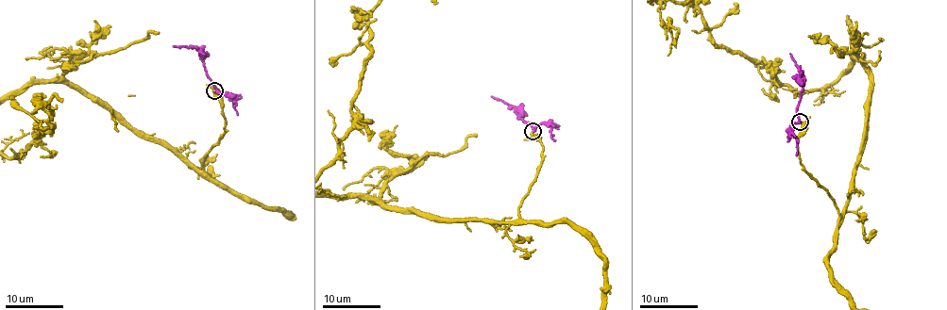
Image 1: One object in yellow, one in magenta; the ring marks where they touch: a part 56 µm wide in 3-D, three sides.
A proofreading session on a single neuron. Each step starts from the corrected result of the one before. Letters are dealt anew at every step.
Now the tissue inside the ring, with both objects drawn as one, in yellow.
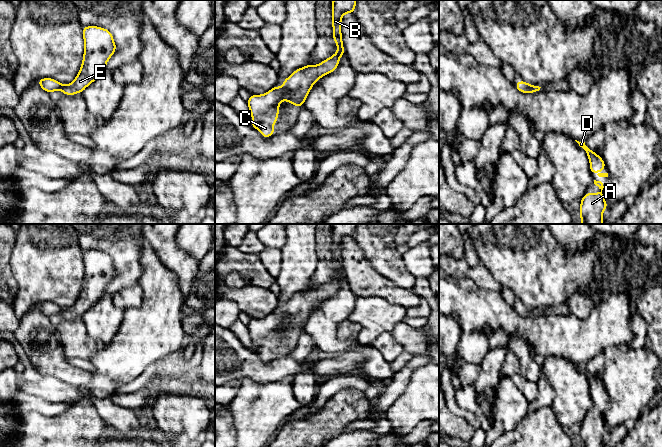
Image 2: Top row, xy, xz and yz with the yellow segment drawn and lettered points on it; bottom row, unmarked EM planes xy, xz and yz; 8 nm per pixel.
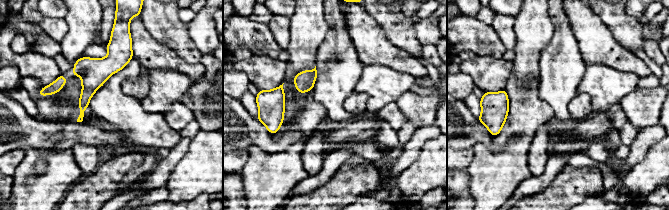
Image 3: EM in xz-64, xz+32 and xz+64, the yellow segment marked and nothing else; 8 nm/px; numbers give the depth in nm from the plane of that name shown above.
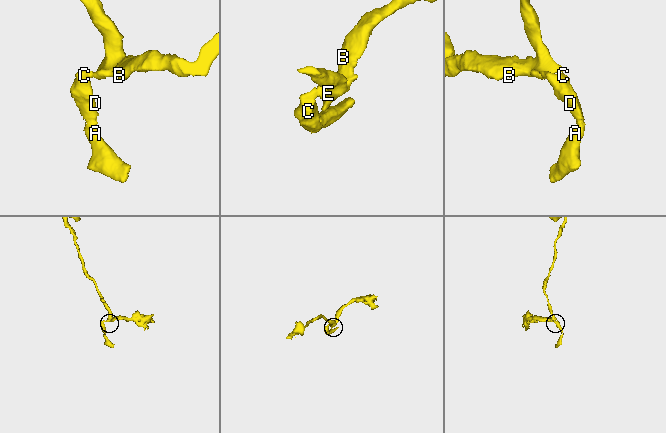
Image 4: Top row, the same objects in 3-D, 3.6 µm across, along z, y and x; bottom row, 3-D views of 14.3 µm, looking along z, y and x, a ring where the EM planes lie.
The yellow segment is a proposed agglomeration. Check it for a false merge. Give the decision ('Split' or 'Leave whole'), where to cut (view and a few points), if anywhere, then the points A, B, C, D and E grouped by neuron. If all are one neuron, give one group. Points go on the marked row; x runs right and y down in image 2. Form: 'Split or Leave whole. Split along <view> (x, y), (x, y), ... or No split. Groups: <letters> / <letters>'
Leave whole. No split. Groups: A B C D E

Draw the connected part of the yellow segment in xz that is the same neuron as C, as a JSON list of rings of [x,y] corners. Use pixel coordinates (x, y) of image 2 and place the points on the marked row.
[[[357,0],[332,1],[333,39],[337,45],[337,52],[334,55],[318,65],[308,64],[295,70],[283,80],[282,87],[274,86],[265,94],[252,94],[248,99],[247,103],[252,116],[251,126],[257,129],[263,137],[268,138],[275,133],[273,126],[278,119],[279,105],[282,100],[301,107],[314,83],[337,69],[341,56],[345,54],[341,33],[342,16],[354,13],[356,2]]]

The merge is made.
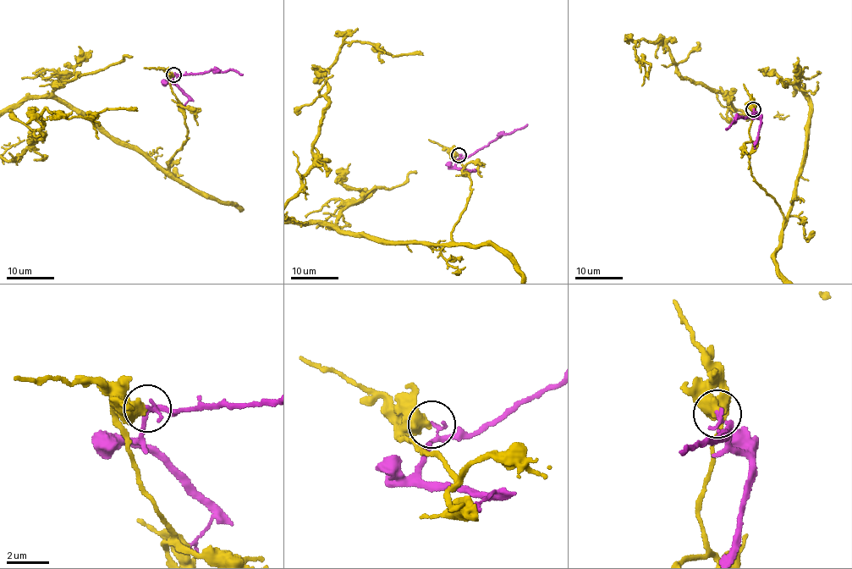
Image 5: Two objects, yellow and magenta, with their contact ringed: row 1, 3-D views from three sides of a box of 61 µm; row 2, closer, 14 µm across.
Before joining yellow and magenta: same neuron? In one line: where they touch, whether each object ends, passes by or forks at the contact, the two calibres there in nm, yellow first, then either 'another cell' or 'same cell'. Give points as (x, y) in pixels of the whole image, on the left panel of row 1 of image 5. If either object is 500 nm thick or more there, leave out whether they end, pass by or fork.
place (173, 74); calibres 650 and 160 nm; another cell

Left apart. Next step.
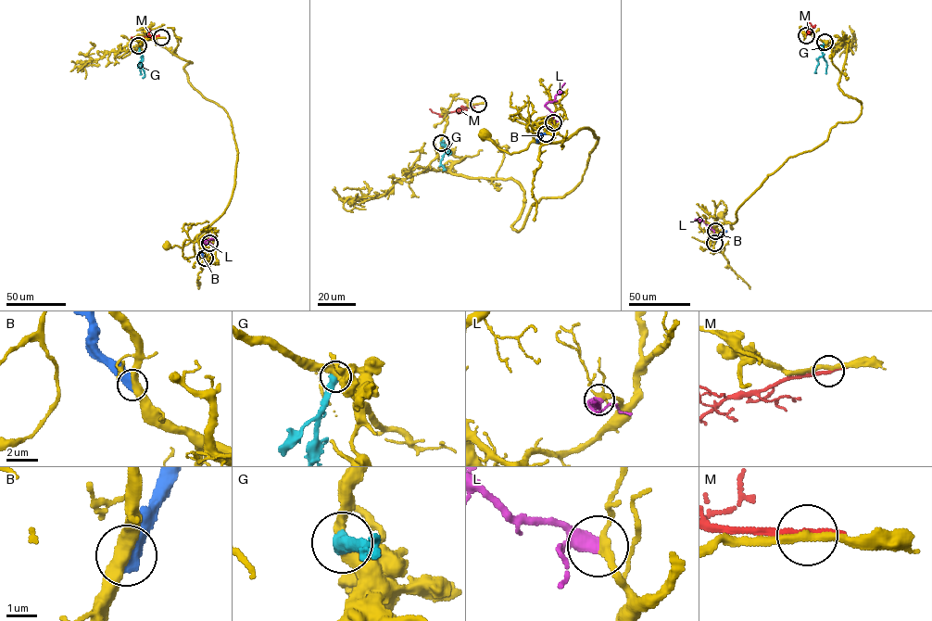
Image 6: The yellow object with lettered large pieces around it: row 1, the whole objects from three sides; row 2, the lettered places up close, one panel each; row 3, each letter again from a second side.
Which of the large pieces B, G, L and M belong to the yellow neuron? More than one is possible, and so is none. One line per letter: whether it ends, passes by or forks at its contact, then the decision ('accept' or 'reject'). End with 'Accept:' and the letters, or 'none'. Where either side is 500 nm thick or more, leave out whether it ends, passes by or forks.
B: reject
G: reject
L: it passes by | accept
M: it passes by | reject
Accept: L

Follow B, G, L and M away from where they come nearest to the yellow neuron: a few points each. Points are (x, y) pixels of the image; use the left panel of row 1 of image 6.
B: (205, 258), (200, 243)
G: (138, 45), (143, 59), (141, 68), (144, 76), (142, 78)
L: (210, 243), (204, 242), (217, 237)
M: (161, 37), (131, 37)

